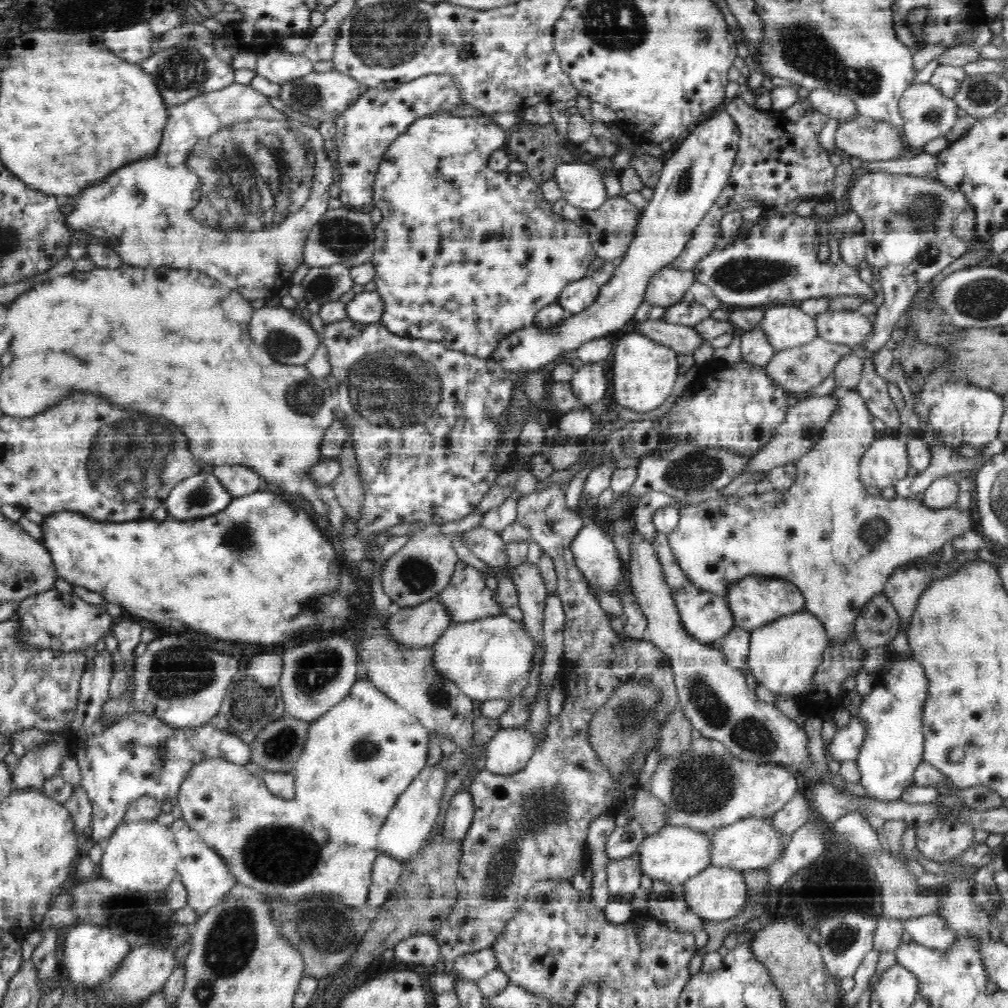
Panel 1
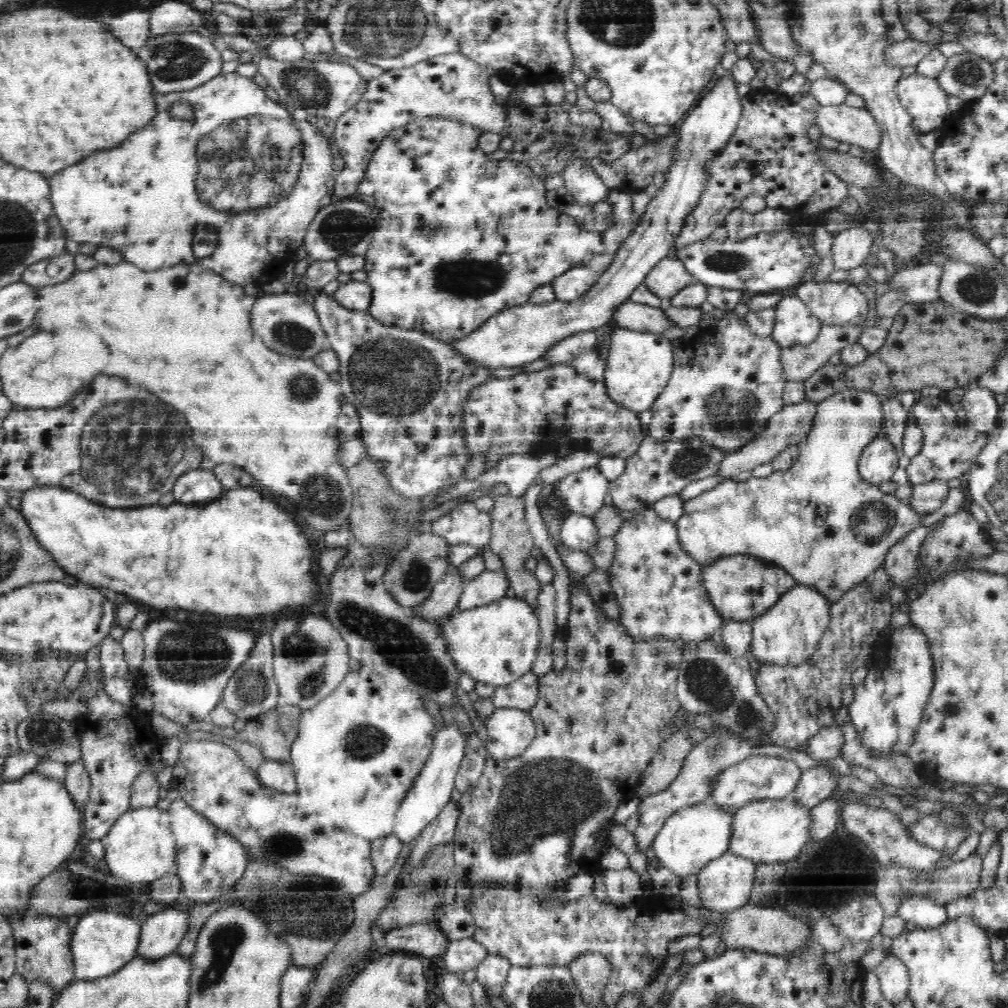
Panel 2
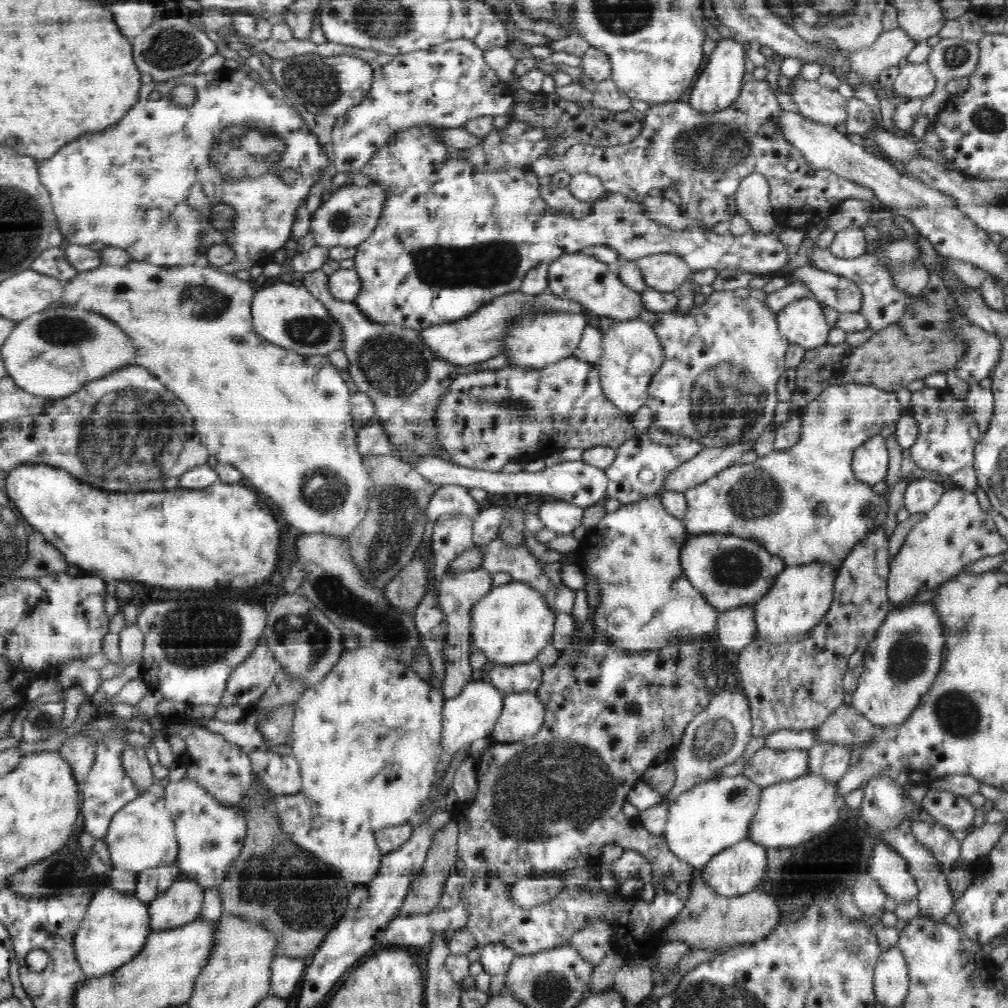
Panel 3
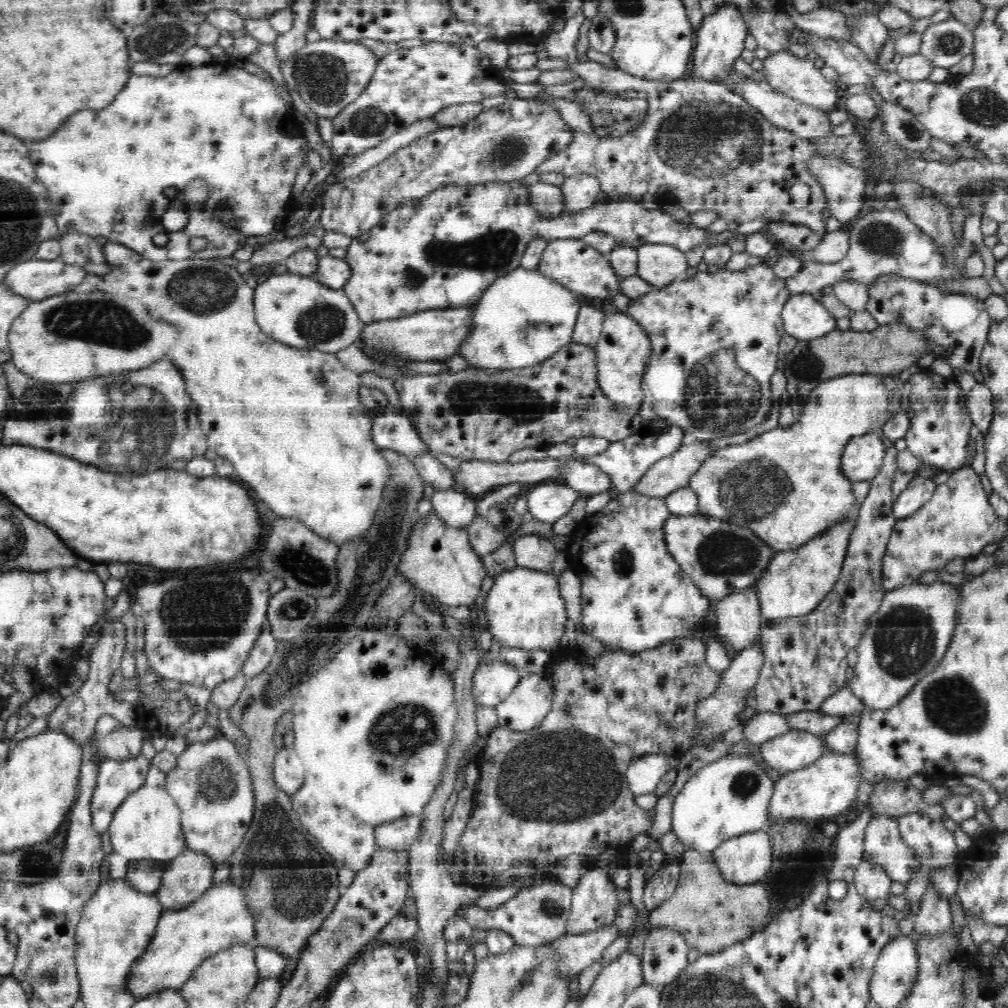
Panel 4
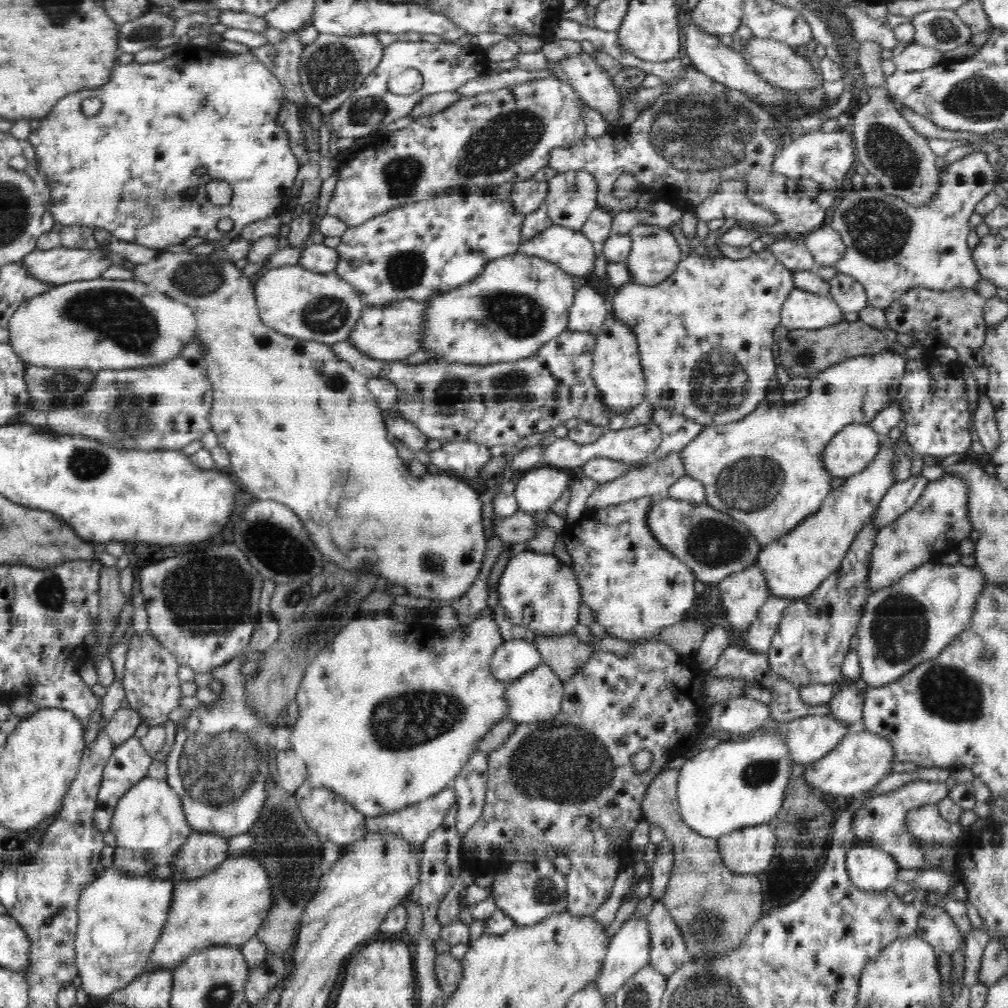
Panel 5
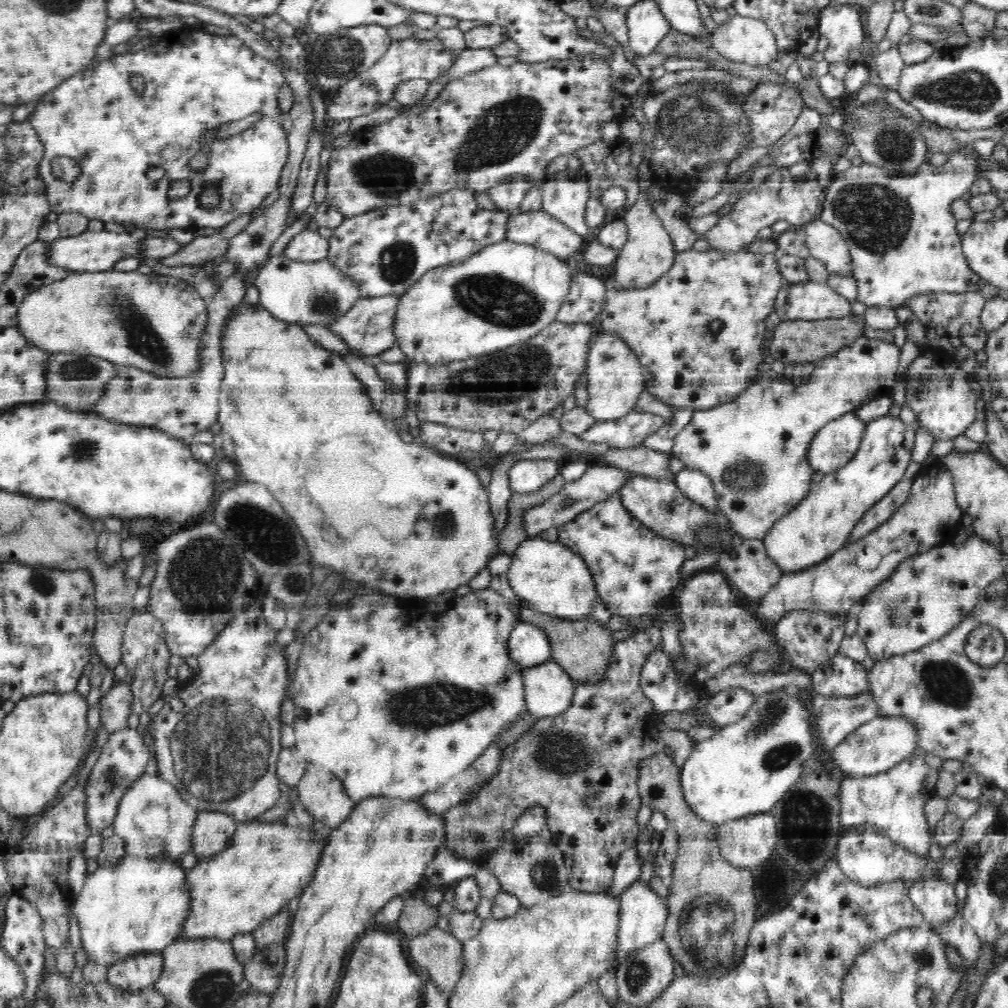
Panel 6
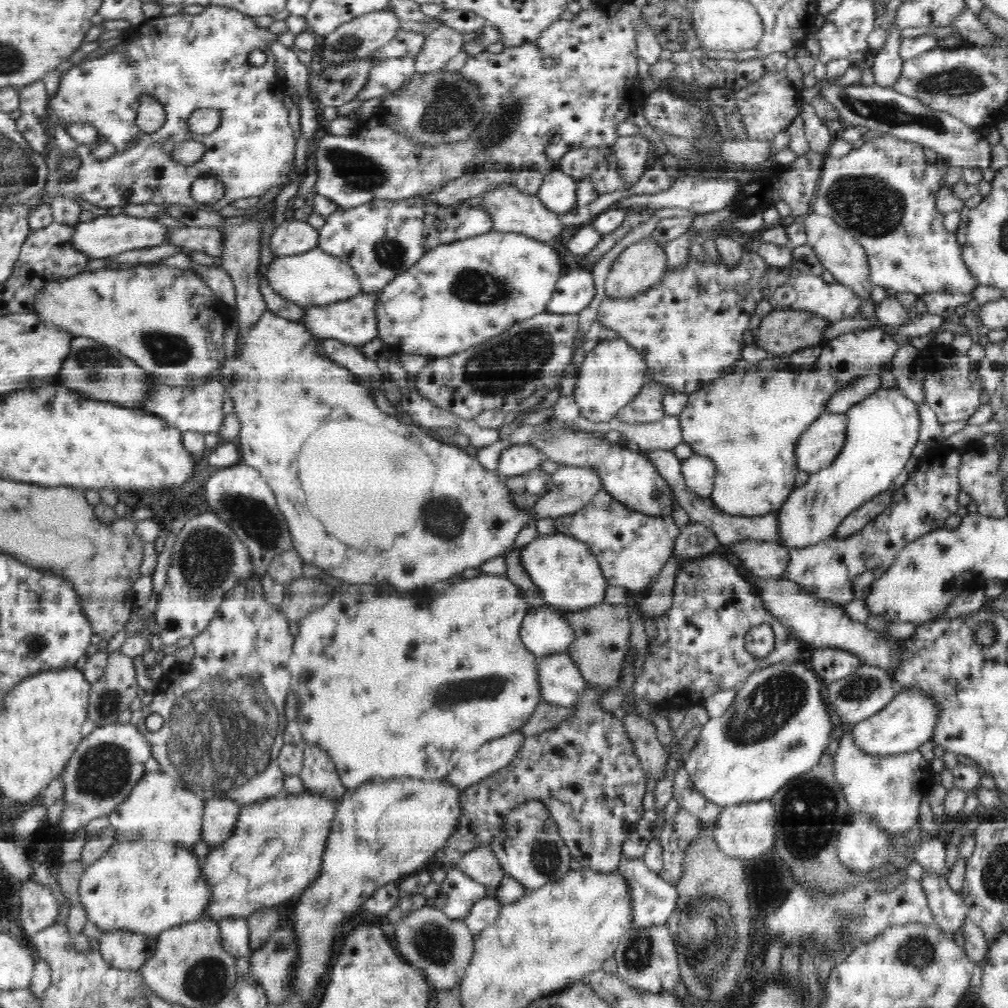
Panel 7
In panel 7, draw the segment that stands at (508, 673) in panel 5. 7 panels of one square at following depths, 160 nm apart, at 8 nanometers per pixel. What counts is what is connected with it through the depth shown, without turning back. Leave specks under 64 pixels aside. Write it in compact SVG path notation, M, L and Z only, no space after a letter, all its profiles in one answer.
M548 604L528 612L520 628L524 647L541 657L566 653L566 648L574 642L574 629L566 615L567 612Z

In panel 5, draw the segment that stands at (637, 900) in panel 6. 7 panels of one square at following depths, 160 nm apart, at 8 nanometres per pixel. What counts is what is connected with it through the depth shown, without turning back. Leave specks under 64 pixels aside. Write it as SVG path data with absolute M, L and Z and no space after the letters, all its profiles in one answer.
M633 913L626 922L620 926L620 930L612 936L607 945L606 957L603 963L603 970L596 982L596 987L603 995L603 1000L608 1000L610 996L615 996L618 988L622 987L632 976L642 970L650 961L651 933L648 929L647 917L640 917Z

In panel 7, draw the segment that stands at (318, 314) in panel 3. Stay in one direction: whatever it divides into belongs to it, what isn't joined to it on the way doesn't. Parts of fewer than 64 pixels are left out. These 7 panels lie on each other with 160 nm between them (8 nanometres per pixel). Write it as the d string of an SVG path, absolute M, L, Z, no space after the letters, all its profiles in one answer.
M320 247L311 249L304 254L276 257L268 268L263 268L276 293L304 308L348 300L362 292L360 279L346 261L323 252Z

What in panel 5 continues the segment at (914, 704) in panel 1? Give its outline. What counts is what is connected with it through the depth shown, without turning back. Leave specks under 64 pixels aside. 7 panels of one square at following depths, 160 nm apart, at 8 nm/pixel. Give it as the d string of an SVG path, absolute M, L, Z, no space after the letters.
M926 561L918 568L907 572L887 591L872 593L864 603L862 616L857 628L857 656L861 676L867 687L881 687L895 683L905 672L925 660L936 658L970 624L976 602L987 586L986 577L978 565L931 563Z

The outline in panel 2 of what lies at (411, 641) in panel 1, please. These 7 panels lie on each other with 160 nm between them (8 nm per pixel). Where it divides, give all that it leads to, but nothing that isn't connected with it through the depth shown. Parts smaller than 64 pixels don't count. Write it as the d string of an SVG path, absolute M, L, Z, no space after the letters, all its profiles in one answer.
M450 568L441 578L441 581L434 586L430 597L418 607L414 608L414 613L418 617L434 621L447 616L450 618L454 614L458 601L465 592L466 583L461 578L460 571L457 568Z

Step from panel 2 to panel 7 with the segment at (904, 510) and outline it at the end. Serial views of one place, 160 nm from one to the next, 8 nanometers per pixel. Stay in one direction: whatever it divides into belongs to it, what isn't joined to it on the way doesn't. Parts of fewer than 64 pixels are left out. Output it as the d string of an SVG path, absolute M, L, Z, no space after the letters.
M872 327L868 329L858 329L853 332L846 332L837 337L826 340L822 345L822 352L818 357L818 360L810 367L804 367L800 369L787 368L783 370L772 369L760 370L758 372L748 372L748 368L757 368L758 364L748 362L745 359L738 359L734 361L732 367L740 368L740 372L728 371L723 372L717 379L710 381L709 383L704 383L701 387L698 387L696 392L690 393L688 395L688 402L684 407L684 410L679 412L680 425L682 425L682 441L690 445L694 453L700 453L701 456L706 456L711 458L716 466L715 475L715 486L712 490L712 496L710 496L710 501L714 503L714 506L718 511L728 514L729 516L744 516L745 518L758 518L762 514L774 514L774 512L779 512L784 500L787 500L788 496L792 494L795 485L796 475L799 473L798 465L796 465L796 446L800 436L803 432L814 422L820 415L824 414L823 406L831 399L834 391L849 385L856 377L862 375L871 375L872 373L880 375L883 370L891 370L891 362L893 361L893 356L898 350L898 343L896 343L896 338L881 330L879 327Z

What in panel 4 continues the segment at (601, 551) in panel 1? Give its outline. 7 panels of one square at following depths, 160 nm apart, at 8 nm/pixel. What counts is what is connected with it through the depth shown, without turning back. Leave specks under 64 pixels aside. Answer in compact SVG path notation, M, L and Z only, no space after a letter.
M558 480L540 482L532 486L526 494L528 512L534 519L548 524L564 518L578 498L579 495L572 488Z

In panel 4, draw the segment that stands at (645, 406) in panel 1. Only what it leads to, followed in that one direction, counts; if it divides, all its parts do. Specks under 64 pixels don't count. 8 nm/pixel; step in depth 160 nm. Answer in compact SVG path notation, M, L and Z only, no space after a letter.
M626 313L608 314L605 318L595 347L597 383L602 392L612 400L614 406L632 414L638 413L644 400L641 388L644 369L652 356L651 340L646 331Z

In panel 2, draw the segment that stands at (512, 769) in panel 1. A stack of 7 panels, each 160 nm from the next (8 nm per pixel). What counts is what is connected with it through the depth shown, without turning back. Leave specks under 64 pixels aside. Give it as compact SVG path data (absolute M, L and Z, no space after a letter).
M510 707L495 708L485 721L490 759L508 760L523 754L534 740L537 729L528 711Z

